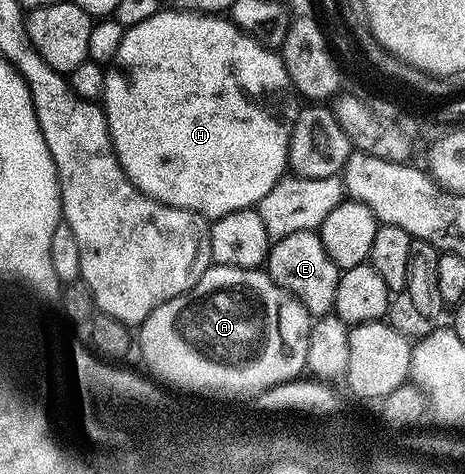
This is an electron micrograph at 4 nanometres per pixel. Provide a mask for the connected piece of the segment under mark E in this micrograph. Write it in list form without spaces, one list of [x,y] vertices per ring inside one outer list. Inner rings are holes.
[[[305,230],[292,232],[292,236],[277,239],[270,247],[264,263],[265,269],[278,285],[293,294],[312,316],[329,314],[334,309],[339,268],[324,248],[321,233]]]

